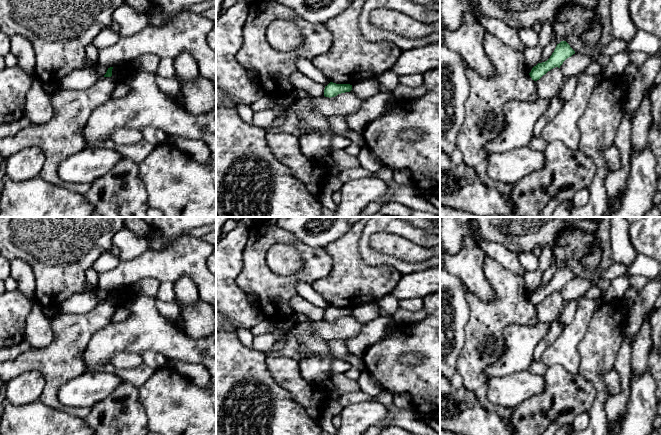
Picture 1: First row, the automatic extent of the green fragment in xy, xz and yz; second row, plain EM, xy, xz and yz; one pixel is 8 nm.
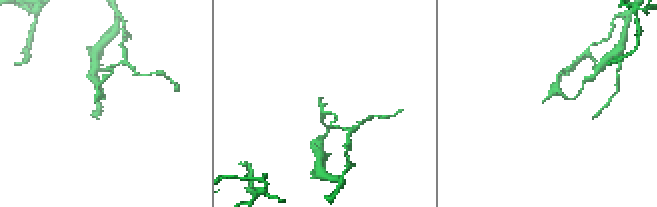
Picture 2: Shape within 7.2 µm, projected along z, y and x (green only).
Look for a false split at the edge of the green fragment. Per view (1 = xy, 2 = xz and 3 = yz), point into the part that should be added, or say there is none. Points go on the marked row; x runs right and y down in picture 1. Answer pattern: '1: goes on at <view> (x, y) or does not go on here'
1: does not go on here
2: does not go on here
3: does not go on here

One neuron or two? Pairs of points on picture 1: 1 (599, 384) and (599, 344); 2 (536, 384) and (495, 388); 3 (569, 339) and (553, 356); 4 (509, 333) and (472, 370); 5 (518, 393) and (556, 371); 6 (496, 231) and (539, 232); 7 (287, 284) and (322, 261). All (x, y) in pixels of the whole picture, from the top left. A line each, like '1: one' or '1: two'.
1: one
2: one
3: one
4: two
5: two
6: one
7: one

